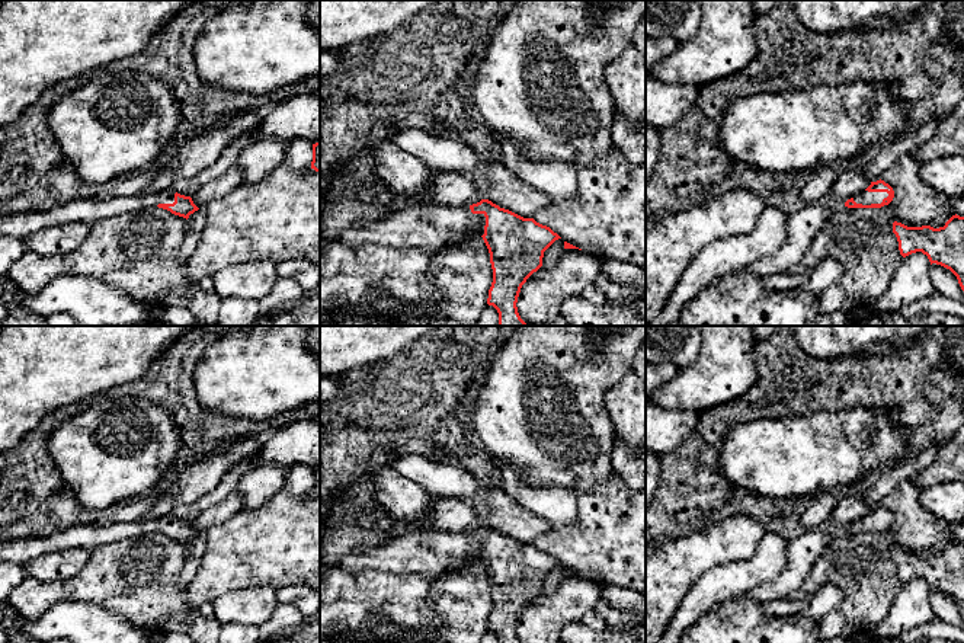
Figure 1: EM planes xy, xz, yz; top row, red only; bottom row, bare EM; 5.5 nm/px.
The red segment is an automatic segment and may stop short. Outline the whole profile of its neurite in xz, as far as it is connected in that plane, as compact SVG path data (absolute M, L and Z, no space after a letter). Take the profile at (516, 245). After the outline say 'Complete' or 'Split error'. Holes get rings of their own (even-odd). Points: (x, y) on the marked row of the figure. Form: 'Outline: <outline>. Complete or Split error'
Outline: M481 199L470 207L411 204L377 221L352 224L340 231L336 241L349 247L378 244L395 250L419 249L432 255L474 236L483 237L490 253L493 282L487 304L497 310L499 326L528 326L516 307L521 288L542 266L544 252L561 239L550 227L537 223L534 218L523 218L489 199Z. Split error

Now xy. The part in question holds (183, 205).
Outline: M172 188L161 192L137 193L134 196L76 198L48 209L6 212L0 215L0 237L25 240L28 234L44 227L70 223L92 225L112 215L154 207L167 209L186 220L199 209L190 196L180 195Z. Split error

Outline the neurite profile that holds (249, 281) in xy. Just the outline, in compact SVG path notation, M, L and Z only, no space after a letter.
M234 263L215 273L214 292L220 298L236 297L259 301L273 288L276 279L278 271L273 263Z

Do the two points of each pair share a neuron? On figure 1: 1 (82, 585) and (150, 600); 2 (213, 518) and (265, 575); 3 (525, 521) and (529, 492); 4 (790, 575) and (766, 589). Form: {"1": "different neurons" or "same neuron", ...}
{"1": "same neuron", "2": "different neurons", "3": "different neurons", "4": "same neuron"}

